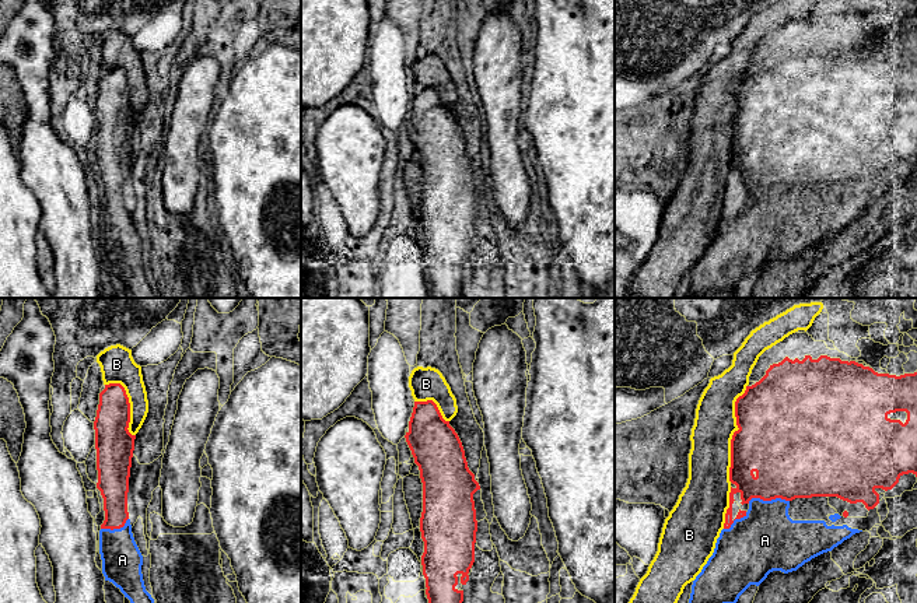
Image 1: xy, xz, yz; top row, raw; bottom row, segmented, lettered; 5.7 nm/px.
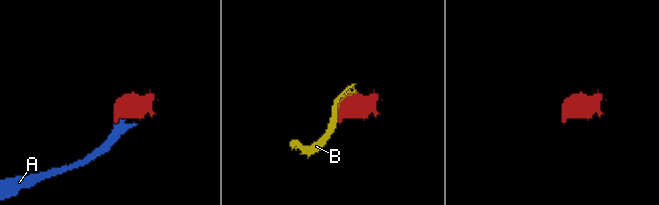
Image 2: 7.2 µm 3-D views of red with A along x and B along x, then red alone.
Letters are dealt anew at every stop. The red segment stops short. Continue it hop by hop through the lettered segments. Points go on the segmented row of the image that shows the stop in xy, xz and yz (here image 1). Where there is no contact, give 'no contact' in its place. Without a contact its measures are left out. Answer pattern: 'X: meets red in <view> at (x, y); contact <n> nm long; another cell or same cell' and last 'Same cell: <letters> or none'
A: meets red in yz at (767, 500); contact 240 nm long; same cell
B: meets red in yz at (734, 434); contact 550 nm long; another cell
Same cell: A

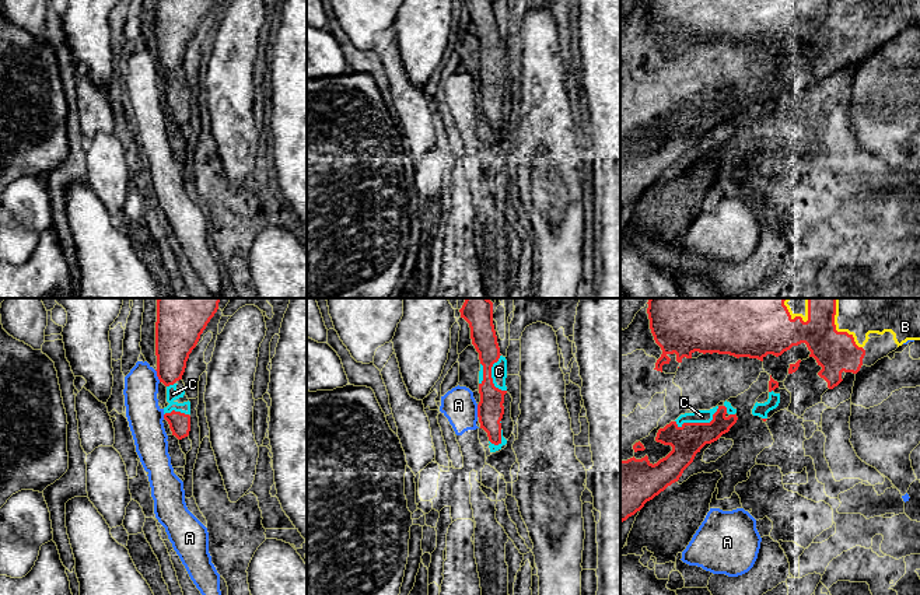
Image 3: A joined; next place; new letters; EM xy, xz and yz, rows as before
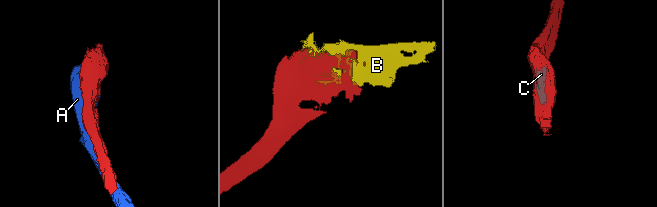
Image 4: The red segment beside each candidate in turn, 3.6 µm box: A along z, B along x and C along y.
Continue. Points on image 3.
A: meets red in xy at (157, 375); contact 80 nm long; another cell
B: meets red in yz at (835, 328); contact 320 nm long; same cell
C: meets red in yz at (699, 423); contact 280 nm long; same cell
Same cell: B, C

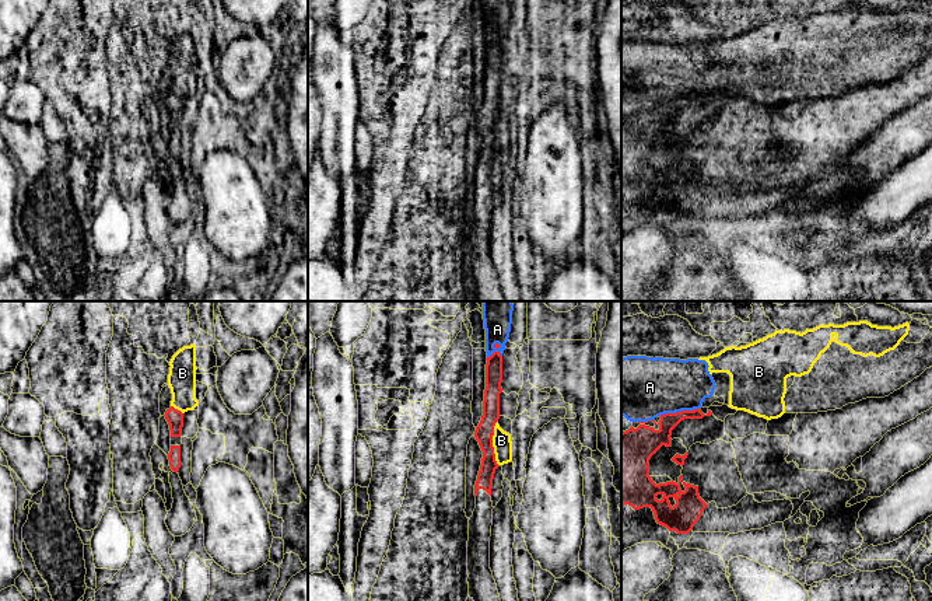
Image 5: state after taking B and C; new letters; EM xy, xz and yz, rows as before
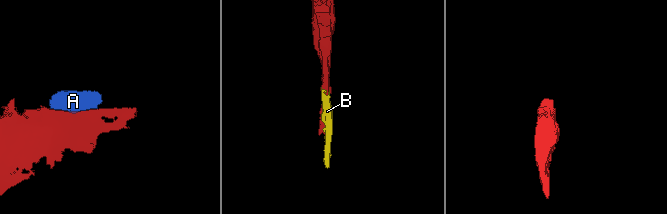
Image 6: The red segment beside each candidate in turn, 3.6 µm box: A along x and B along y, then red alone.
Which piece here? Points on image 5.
A: meets red in yz at (679, 412); contact 240 nm long; another cell
B: meets red in xz at (491, 443); contact 260 nm long; another cell
Same cell: none

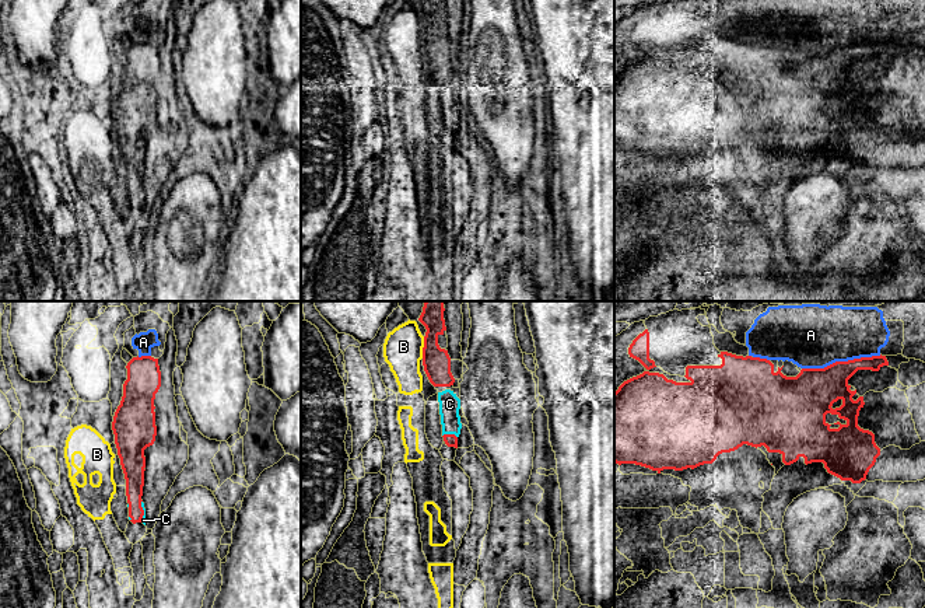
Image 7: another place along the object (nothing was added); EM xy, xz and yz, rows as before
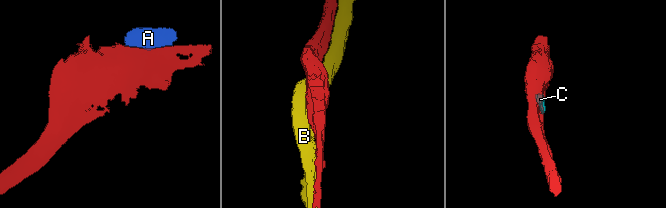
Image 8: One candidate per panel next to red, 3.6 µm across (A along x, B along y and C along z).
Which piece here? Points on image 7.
A: meets red in yz at (841, 362); contact 460 nm long; another cell
B: meets red in xz at (423, 348); contact 130 nm long; another cell
C: meets red in xz at (449, 434); contact 90 nm long; same cell
Same cell: C

